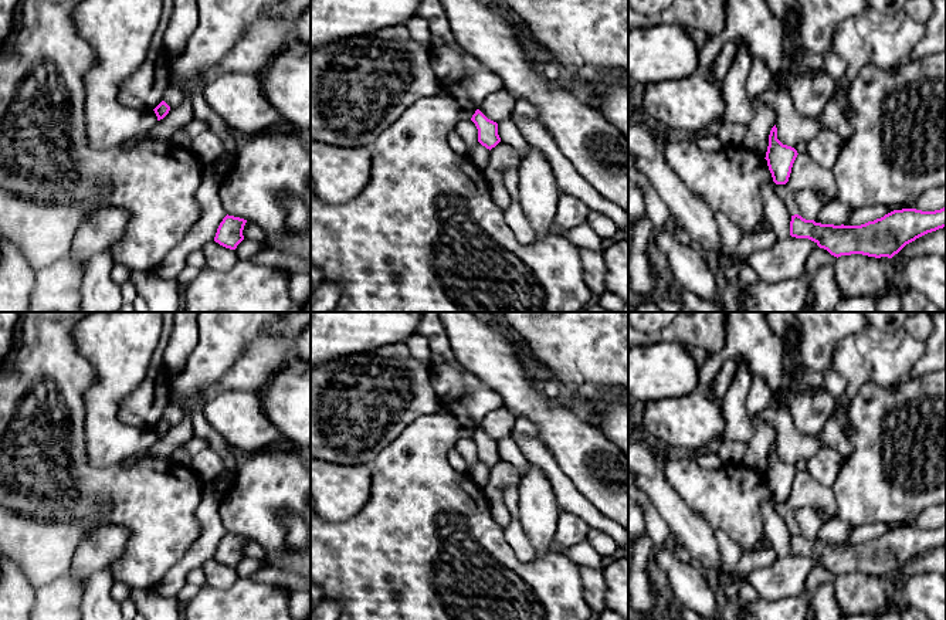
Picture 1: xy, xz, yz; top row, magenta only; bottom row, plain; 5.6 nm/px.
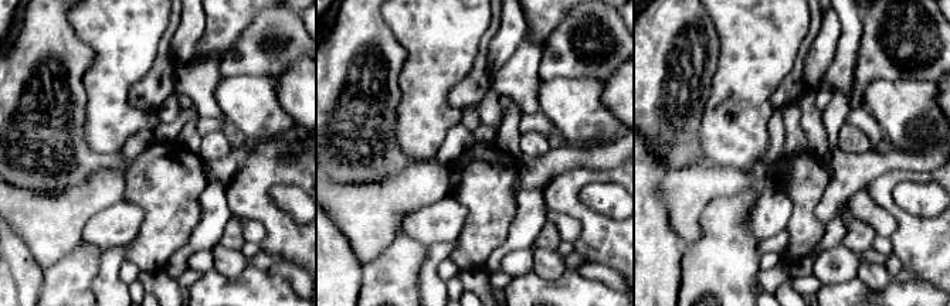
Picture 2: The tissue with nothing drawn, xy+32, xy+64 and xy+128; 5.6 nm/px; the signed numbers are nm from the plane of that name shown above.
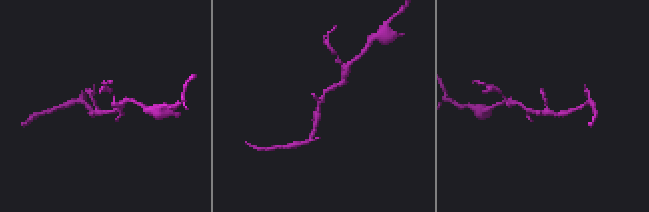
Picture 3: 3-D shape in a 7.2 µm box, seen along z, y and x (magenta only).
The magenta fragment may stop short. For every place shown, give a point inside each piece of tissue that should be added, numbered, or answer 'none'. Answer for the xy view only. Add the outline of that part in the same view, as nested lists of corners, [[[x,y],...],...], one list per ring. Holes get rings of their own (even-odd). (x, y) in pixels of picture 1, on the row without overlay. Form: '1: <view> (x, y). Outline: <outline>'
none

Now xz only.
none

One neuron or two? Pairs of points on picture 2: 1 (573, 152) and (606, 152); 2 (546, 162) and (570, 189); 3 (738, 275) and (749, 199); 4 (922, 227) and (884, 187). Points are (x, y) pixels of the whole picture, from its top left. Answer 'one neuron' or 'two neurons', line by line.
1: one neuron
2: two neurons
3: one neuron
4: one neuron

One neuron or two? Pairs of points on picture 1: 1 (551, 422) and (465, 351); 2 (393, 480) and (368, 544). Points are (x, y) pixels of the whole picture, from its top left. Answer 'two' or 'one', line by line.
1: one
2: one

